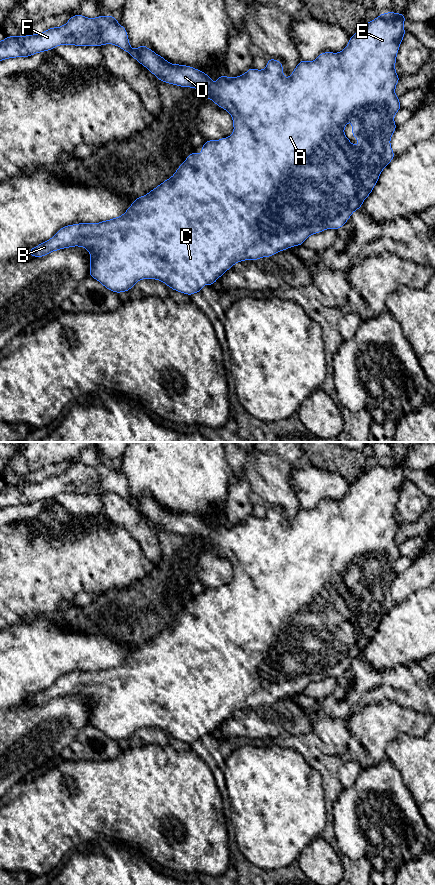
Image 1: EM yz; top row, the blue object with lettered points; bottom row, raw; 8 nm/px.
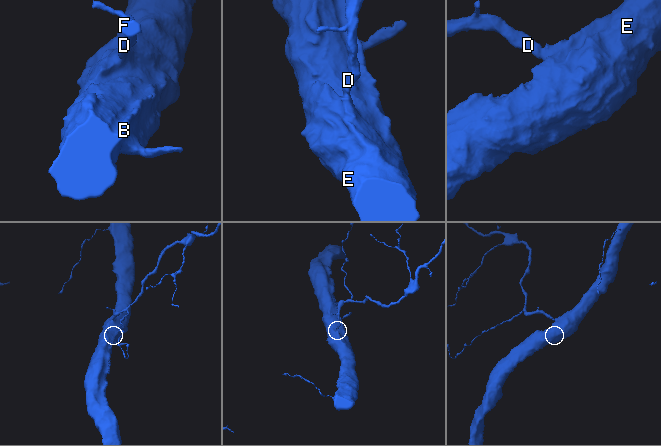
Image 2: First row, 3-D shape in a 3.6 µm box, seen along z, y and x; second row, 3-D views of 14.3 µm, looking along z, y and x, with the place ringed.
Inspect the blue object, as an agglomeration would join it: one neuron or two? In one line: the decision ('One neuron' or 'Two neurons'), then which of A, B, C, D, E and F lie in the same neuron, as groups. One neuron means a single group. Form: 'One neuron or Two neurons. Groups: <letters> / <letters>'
One neuron. Groups: A B C D E F

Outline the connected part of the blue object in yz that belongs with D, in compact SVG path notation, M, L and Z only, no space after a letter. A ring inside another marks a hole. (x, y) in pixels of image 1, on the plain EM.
M393 459L381 461L379 465L373 467L369 471L364 471L353 484L349 485L347 494L341 500L322 500L311 510L301 507L288 527L283 523L283 513L281 509L268 506L267 514L263 518L257 518L251 515L245 522L237 525L230 526L221 523L214 532L208 522L188 513L169 511L162 504L156 502L144 492L141 492L138 497L132 497L130 495L126 476L118 471L115 464L102 463L95 466L88 466L78 462L71 464L68 470L63 474L49 476L40 482L24 483L21 485L7 484L3 489L0 489L0 509L17 505L30 505L36 501L49 499L64 492L95 495L107 492L118 494L129 501L141 513L146 515L158 528L184 536L190 535L199 537L205 543L206 548L211 546L218 555L221 555L230 561L234 575L234 579L229 585L221 586L219 588L207 588L201 594L202 599L200 603L197 603L195 599L190 601L171 626L166 627L146 643L135 646L123 663L99 671L78 671L64 674L49 688L29 697L28 701L32 705L44 705L49 701L60 697L75 694L83 695L90 701L90 725L99 729L104 735L112 740L117 742L128 740L139 728L148 726L162 729L169 736L191 744L194 741L201 740L205 730L208 734L212 734L218 726L232 716L237 710L243 710L245 708L255 709L262 705L271 705L278 700L293 694L302 694L303 690L312 682L318 682L326 677L339 678L349 668L352 661L361 656L364 648L374 637L381 620L395 605L390 588L397 575L394 570L394 564L401 557L399 545L395 542L396 533L400 528L400 525L395 518L395 512L400 492L406 482L404 478L405 468L406 465L403 460L400 462ZM349 568L352 569L352 585L358 587L357 595L355 595L344 582L344 576Z

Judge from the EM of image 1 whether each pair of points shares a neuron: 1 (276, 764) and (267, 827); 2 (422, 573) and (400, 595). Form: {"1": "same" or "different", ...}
{"1": "same", "2": "same"}

